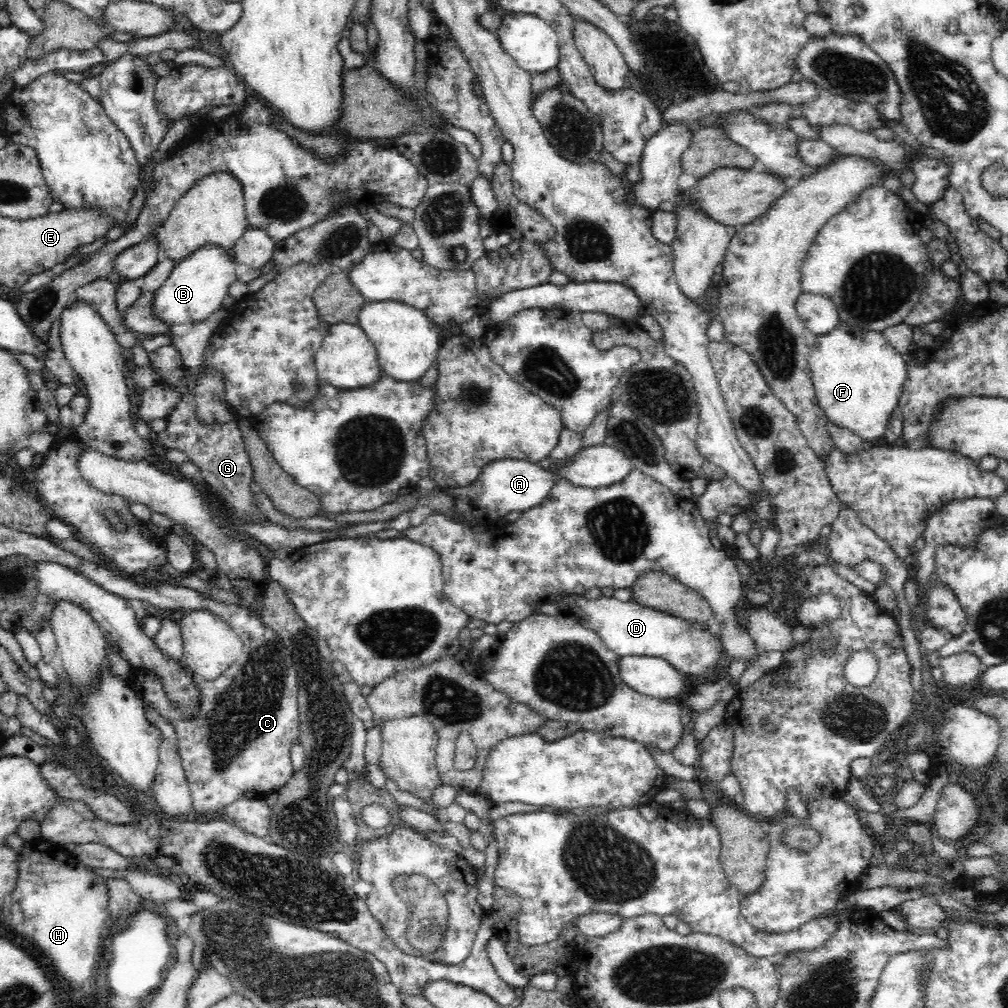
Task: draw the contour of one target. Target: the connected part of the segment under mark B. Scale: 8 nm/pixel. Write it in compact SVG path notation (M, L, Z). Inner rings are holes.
M206 243L194 250L193 254L175 264L165 282L154 291L153 314L170 327L177 324L199 323L213 312L222 308L223 299L228 294L228 286L234 282L234 262L221 246Z

